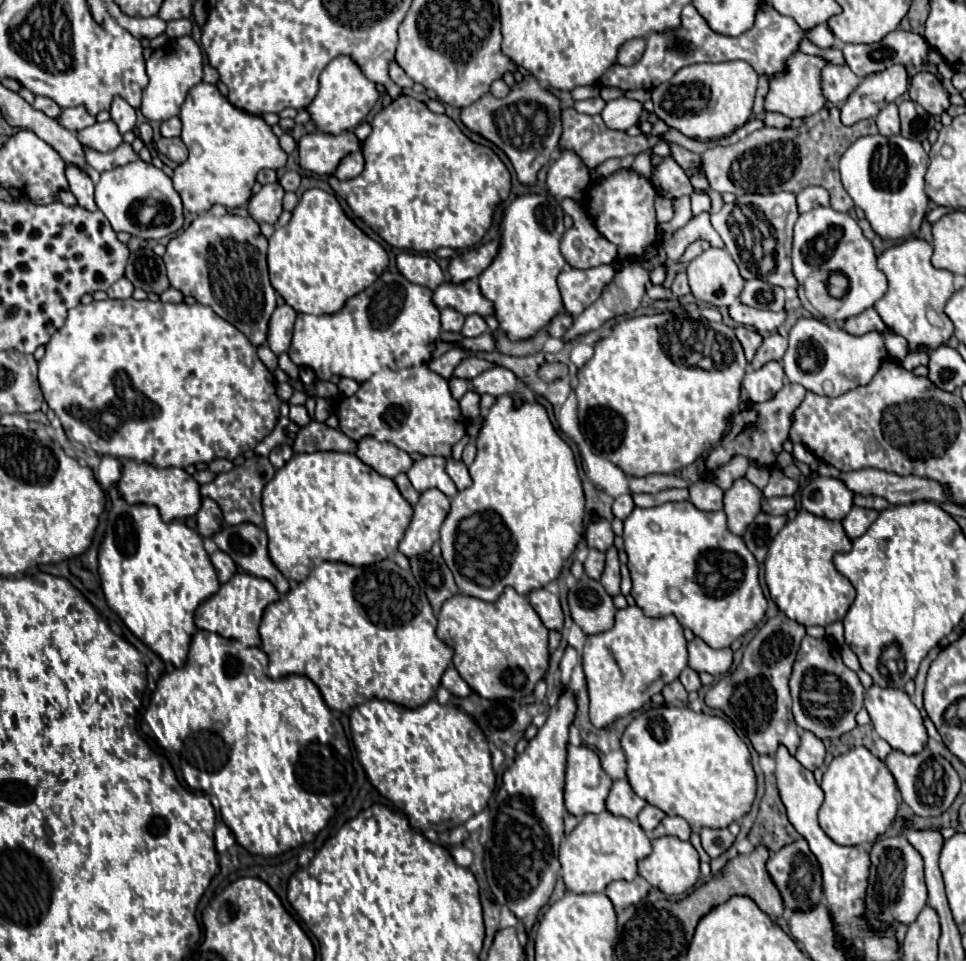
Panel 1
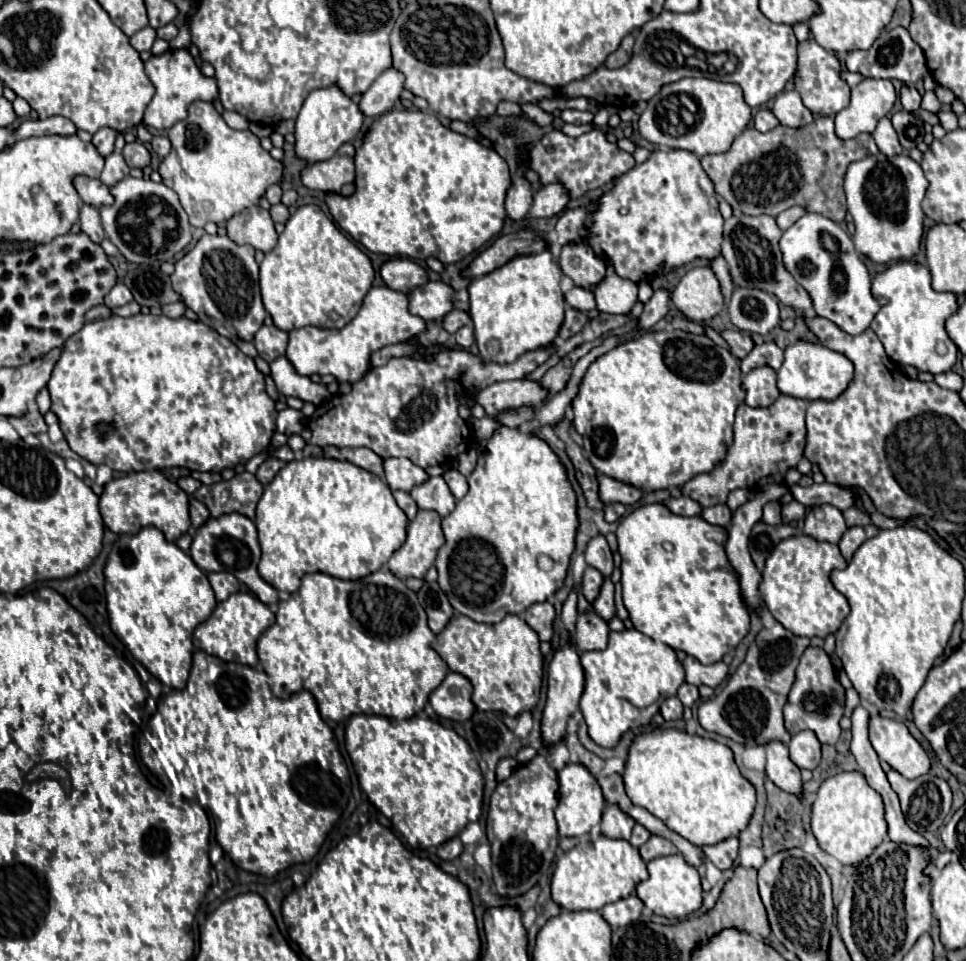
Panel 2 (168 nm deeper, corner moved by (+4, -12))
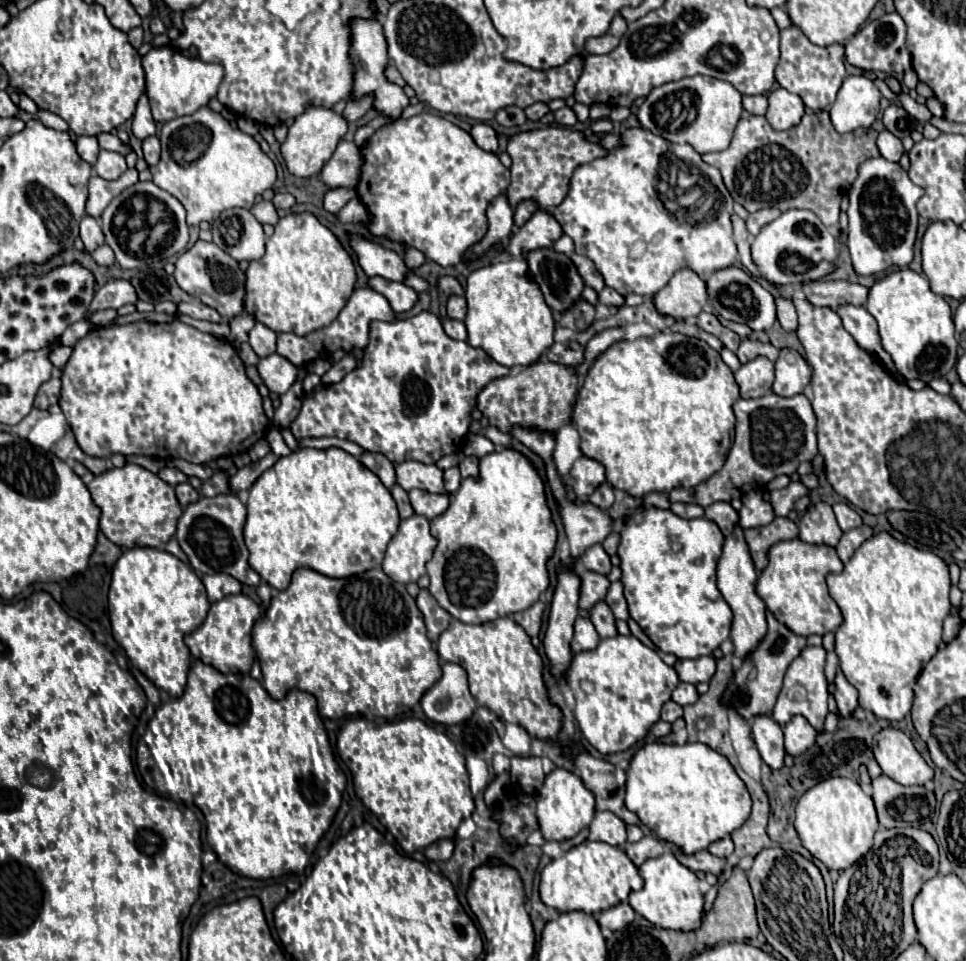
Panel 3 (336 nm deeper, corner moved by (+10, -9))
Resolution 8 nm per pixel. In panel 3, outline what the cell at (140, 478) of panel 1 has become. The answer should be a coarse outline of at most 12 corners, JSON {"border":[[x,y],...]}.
{"border":[[134,463],[88,483],[102,533],[162,549],[182,507],[174,487]]}

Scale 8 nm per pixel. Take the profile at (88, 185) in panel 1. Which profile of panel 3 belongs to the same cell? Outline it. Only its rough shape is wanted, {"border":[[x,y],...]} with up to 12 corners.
{"border":[[84,215],[80,221],[88,253],[104,243],[98,219]]}

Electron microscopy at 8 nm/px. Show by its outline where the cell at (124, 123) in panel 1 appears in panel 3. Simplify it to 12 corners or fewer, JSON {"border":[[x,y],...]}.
{"border":[[94,135],[78,137],[78,153],[94,165],[98,157],[98,139]]}

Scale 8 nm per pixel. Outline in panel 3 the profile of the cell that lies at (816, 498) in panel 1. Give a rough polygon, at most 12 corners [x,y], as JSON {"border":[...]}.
{"border":[[820,501],[814,515],[802,517],[800,535],[806,543],[834,547],[842,529],[832,507]]}

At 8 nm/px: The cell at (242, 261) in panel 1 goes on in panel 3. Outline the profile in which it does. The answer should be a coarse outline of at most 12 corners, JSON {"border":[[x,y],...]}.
{"border":[[198,239],[176,283],[224,319],[244,315],[246,273]]}

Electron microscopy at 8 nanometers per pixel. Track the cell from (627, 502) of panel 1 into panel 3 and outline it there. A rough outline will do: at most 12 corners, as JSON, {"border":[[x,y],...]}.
{"border":[[610,483],[600,485],[590,497],[592,505],[602,511],[614,503]]}

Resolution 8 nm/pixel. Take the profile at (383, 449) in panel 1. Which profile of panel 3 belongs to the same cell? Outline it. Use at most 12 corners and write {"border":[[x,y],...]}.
{"border":[[420,461],[394,465],[404,489],[444,493],[442,469]]}

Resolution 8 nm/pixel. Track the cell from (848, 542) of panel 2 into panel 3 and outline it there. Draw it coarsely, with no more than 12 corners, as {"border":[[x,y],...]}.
{"border":[[865,524],[846,531],[836,545],[846,563],[869,539],[873,530]]}

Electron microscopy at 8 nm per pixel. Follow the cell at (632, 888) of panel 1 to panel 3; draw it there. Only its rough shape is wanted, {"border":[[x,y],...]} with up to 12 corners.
{"border":[[628,903],[600,911],[602,927],[612,931],[632,923],[634,909]]}

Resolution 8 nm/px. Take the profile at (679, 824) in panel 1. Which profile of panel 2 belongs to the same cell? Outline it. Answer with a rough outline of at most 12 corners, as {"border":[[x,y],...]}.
{"border":[[650,836],[640,848],[644,862],[676,854],[676,846],[660,836]]}

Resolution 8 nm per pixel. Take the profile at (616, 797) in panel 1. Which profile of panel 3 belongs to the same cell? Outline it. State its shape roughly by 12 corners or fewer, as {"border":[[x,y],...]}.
{"border":[[596,811],[590,841],[626,843],[626,825],[610,811]]}

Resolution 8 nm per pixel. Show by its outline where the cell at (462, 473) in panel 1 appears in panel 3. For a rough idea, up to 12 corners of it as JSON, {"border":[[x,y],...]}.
{"border":[[458,467],[444,471],[444,489],[456,493],[460,487]]}

